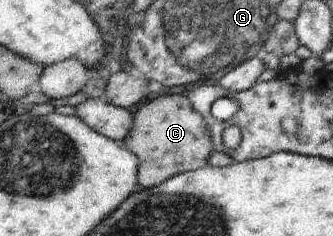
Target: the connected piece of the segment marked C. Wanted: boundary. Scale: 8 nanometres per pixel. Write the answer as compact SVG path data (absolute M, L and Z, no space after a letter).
M171 94L142 101L132 110L134 124L124 146L142 163L137 174L139 189L149 189L188 171L195 171L207 165L213 153L209 126L196 112L188 97Z

